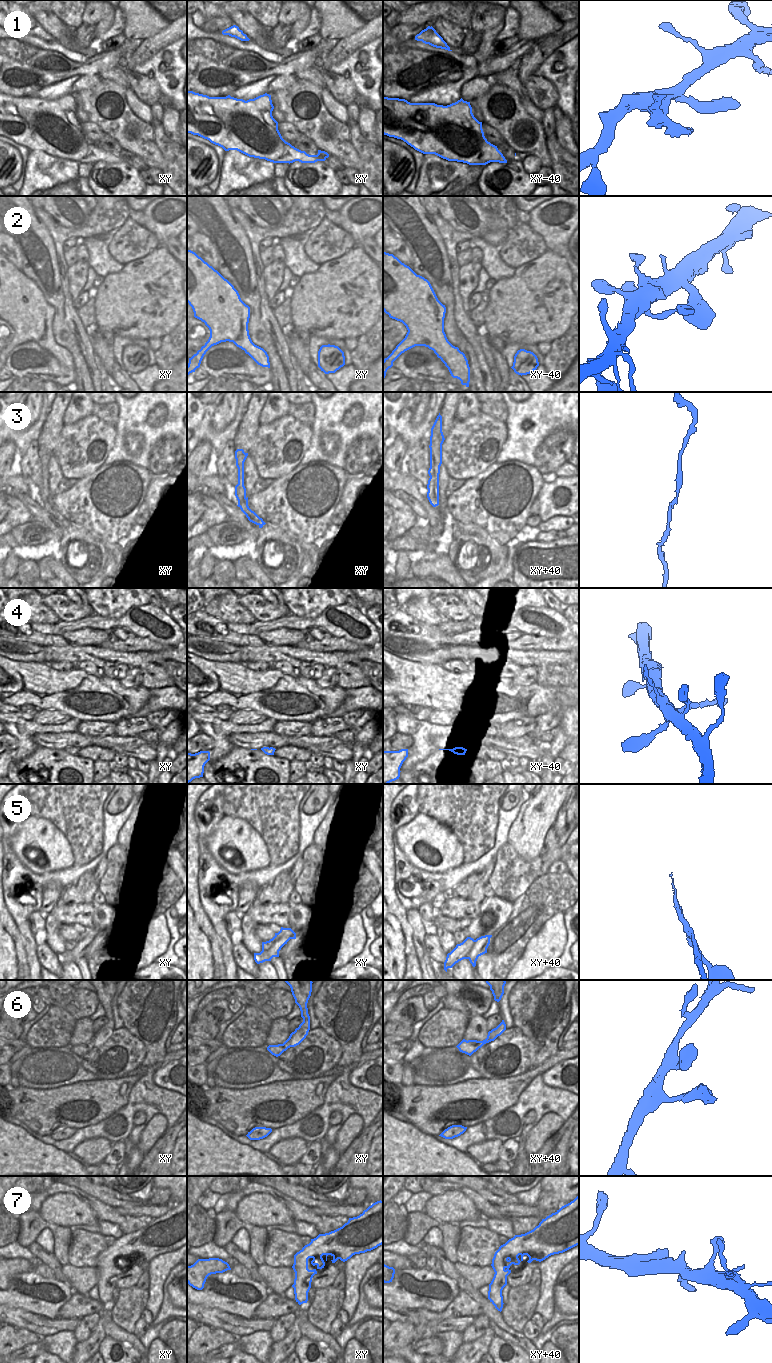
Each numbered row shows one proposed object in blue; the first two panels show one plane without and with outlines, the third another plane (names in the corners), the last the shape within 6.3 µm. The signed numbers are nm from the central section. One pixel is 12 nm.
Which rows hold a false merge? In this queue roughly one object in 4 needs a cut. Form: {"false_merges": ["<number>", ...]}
{"false_merges": ["4", "5"]}

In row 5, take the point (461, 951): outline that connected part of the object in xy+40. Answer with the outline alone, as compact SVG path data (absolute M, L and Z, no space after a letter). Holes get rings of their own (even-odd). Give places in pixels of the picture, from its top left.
M467 937L462 943L457 944L456 947L447 954L444 962L444 970L447 972L448 968L452 968L459 961L468 959L468 956L475 943L476 940L471 937Z

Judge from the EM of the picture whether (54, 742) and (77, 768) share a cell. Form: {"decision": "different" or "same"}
{"decision": "different"}

